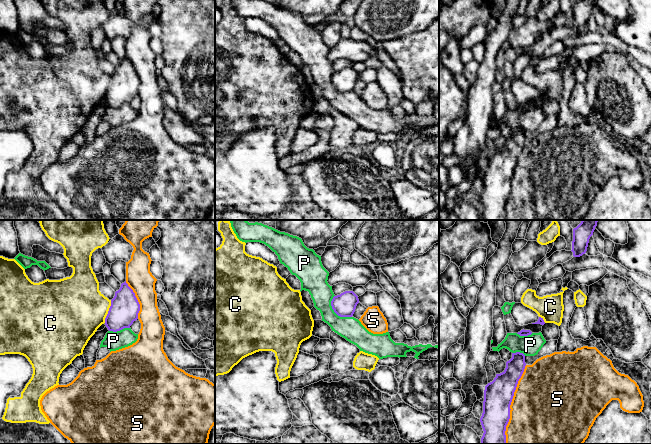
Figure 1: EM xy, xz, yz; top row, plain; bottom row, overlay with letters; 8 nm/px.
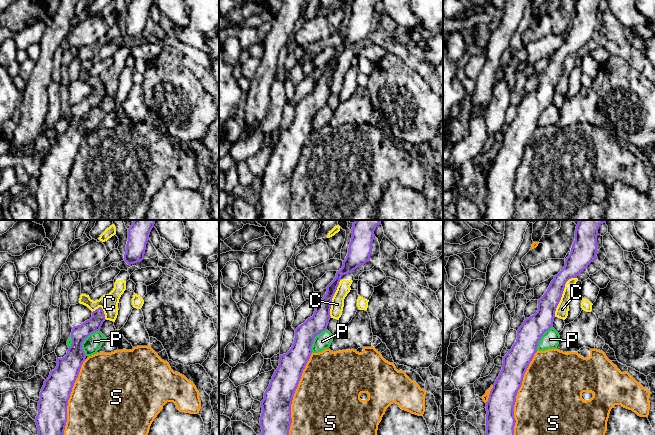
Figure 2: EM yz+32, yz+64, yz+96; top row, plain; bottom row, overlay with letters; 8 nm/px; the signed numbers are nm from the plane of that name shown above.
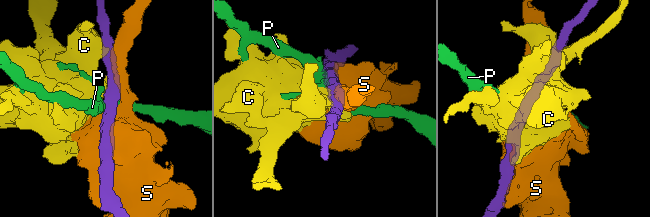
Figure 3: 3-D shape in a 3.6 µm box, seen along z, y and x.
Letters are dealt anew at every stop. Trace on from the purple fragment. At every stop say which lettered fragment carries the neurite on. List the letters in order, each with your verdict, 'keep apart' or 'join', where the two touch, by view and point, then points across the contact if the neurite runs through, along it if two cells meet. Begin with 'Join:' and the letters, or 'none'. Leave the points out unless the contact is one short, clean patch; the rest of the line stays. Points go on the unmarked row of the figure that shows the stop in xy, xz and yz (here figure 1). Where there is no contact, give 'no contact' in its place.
Join: none
C: keep apart; contact xy (108, 87); border xy (111, 76), (111, 81), (104, 98)
P: keep apart; contact xz (335, 88); border xz (334, 71), (331, 77), (331, 84), (340, 92), (351, 93)
S: keep apart; contact yz (510, 180)

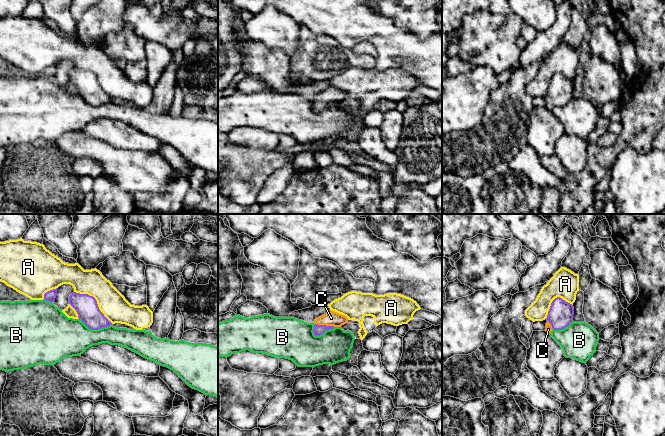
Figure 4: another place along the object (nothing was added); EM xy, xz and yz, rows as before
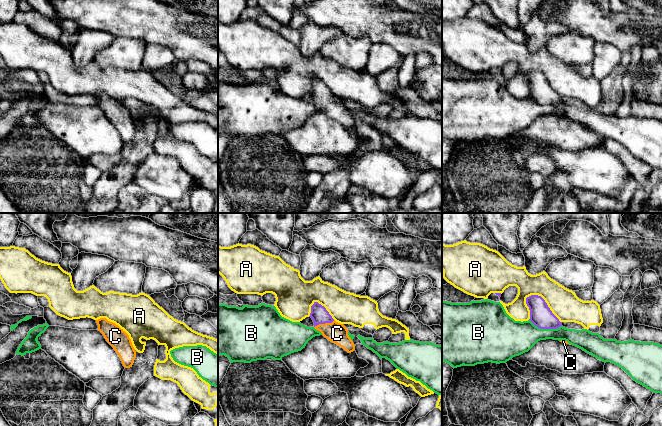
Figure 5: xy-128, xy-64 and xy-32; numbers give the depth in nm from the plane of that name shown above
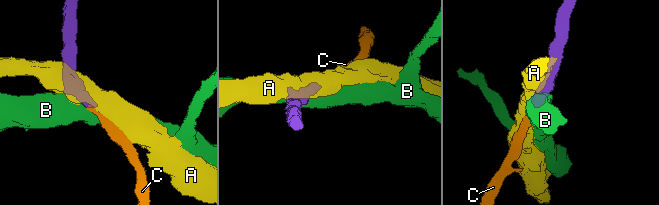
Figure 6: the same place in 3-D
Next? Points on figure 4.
Join: C
A: keep apart; contact xy (96, 77)
B: keep apart; contact xy (95, 105)
C: join; contact xz (325, 101); way xz (318, 105), (325, 101), (331, 94)

